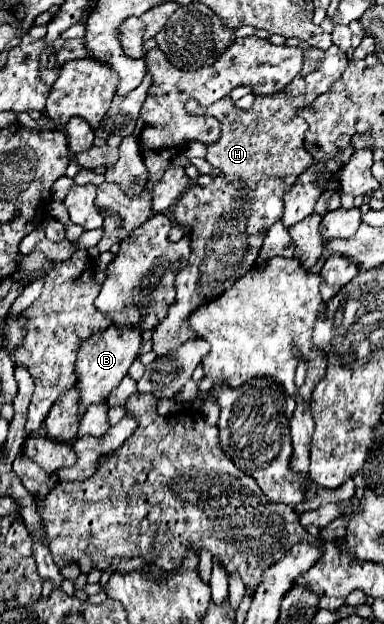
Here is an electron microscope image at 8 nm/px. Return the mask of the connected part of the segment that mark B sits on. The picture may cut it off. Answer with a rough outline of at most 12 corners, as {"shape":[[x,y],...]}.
{"shape":[[108,327],[80,347],[80,415],[128,375],[140,327]]}

